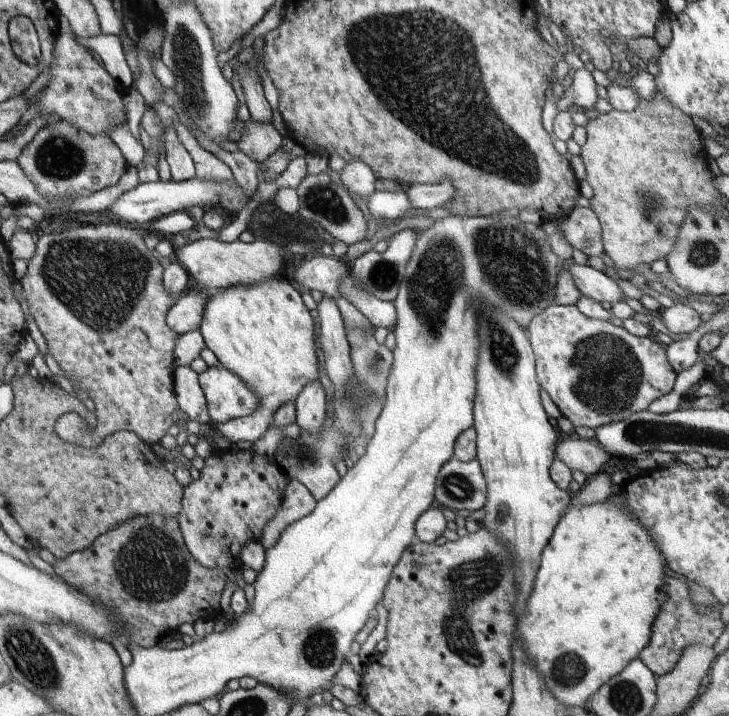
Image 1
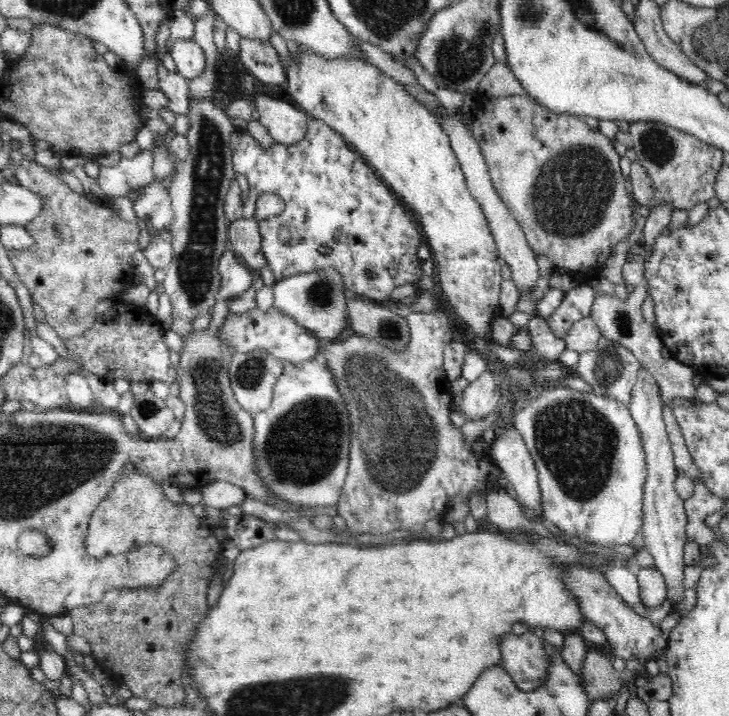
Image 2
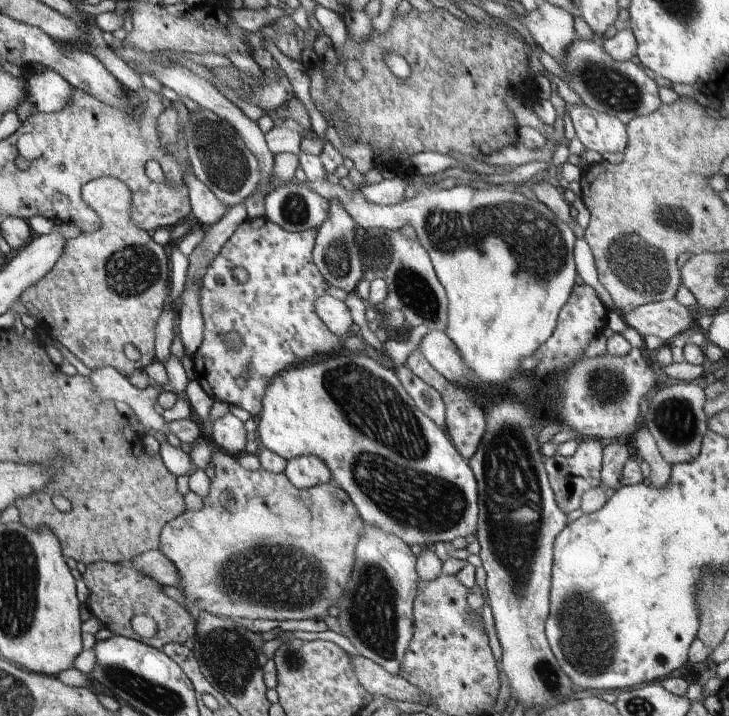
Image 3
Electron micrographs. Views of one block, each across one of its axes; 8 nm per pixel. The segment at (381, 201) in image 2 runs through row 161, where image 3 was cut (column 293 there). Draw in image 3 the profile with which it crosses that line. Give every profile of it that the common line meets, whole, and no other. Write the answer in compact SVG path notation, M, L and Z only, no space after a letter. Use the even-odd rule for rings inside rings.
M257 218L239 224L229 240L221 246L221 250L217 250L219 254L213 258L201 278L201 312L207 332L199 350L193 354L195 380L215 404L237 404L245 408L251 418L257 418L261 414L267 386L271 386L279 372L287 370L289 366L305 364L319 356L341 350L341 340L333 336L313 312L313 302L317 296L323 294L327 284L313 264L315 238L317 230L285 232L269 220ZM235 266L247 270L247 284L237 284L233 280L231 268ZM225 332L237 332L241 336L241 346L237 348L237 352L225 346L221 338Z

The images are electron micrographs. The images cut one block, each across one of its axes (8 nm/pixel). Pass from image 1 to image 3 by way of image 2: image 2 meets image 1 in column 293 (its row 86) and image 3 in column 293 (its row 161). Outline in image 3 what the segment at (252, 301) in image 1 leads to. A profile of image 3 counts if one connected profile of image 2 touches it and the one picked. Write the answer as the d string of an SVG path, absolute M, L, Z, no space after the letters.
M341 348L279 372L271 386L267 386L261 414L255 418L255 432L259 448L277 454L285 462L303 454L319 456L329 468L331 478L353 502L359 518L399 536L407 546L433 546L439 540L449 544L477 532L477 484L469 462L457 454L447 432L415 408L395 372L383 368L365 352Z

